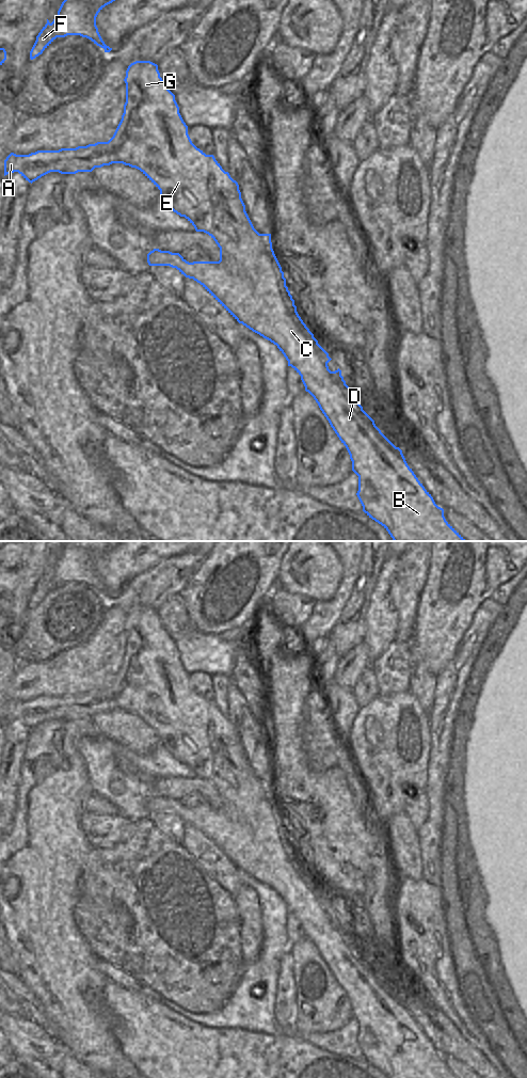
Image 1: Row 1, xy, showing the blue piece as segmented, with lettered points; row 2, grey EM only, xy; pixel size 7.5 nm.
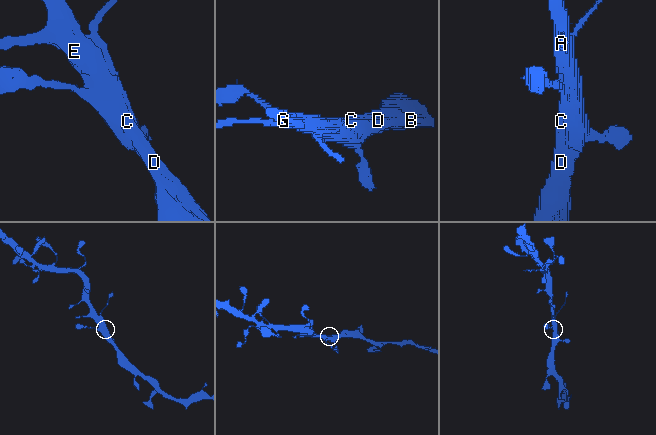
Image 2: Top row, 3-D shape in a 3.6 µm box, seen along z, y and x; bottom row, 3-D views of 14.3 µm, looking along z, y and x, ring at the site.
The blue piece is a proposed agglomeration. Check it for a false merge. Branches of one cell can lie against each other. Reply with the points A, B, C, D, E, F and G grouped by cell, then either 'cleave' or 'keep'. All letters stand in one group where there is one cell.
A B C D E F G | keep

